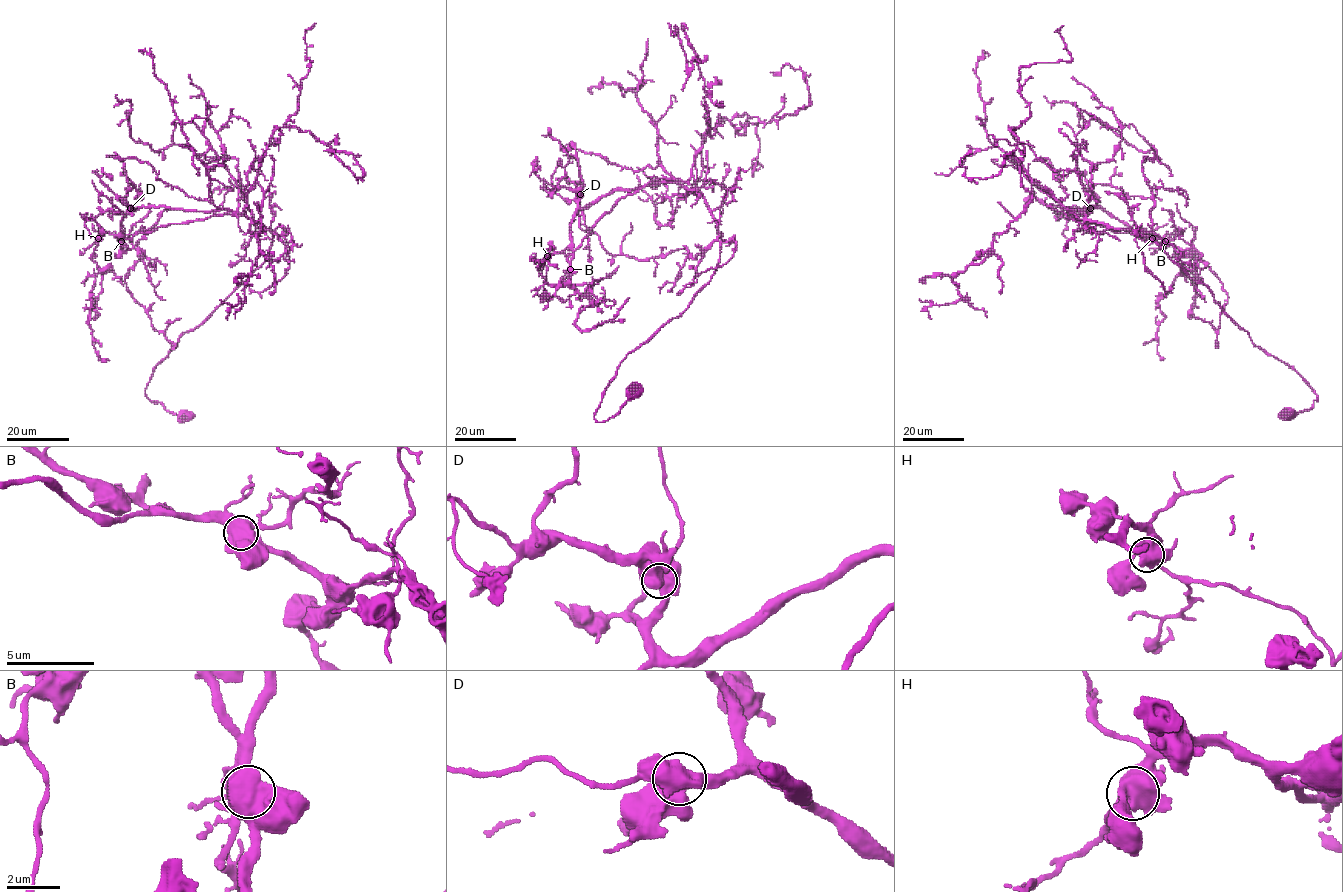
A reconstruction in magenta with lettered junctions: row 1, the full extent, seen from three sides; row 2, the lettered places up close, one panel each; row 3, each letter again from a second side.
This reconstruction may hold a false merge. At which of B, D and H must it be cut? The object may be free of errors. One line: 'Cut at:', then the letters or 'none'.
Cut at: B

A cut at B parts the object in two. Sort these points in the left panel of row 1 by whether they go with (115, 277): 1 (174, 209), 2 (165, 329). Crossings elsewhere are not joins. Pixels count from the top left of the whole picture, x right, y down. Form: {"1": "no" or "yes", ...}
{"1": "no", "2": "yes"}

